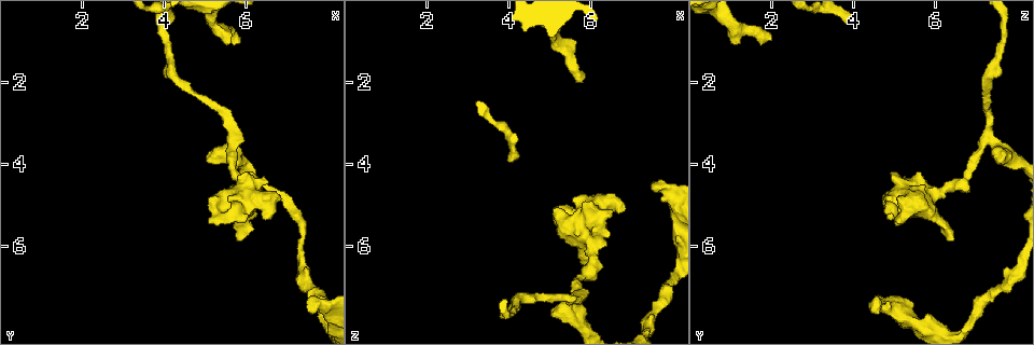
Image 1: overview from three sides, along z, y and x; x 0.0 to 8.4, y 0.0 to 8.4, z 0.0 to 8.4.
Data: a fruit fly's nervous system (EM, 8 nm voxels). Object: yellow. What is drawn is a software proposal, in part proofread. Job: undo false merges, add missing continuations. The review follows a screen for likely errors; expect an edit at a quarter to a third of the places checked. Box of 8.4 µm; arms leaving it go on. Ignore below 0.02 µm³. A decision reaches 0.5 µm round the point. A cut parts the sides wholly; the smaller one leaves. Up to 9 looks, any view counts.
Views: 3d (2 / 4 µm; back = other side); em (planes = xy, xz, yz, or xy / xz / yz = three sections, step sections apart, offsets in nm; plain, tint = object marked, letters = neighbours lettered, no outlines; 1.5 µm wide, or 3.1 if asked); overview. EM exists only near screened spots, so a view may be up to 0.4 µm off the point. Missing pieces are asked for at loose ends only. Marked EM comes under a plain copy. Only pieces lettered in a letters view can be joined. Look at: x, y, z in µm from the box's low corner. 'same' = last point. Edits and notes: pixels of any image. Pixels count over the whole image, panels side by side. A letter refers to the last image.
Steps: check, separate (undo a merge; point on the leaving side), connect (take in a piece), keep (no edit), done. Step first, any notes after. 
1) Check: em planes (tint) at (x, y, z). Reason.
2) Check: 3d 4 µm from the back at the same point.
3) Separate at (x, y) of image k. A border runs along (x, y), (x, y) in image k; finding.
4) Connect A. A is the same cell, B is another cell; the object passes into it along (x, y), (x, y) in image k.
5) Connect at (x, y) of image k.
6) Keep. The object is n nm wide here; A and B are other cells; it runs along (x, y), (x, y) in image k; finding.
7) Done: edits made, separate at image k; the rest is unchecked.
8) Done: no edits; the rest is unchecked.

Check: 3d 4 µm at (5.95, 4.20, 4.95). Stops while still wide.

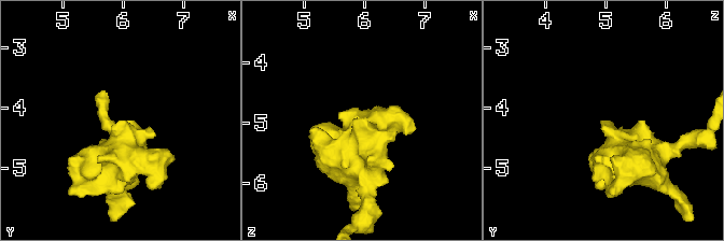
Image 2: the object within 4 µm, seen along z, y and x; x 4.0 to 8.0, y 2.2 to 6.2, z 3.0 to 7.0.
Check: em xz step 4 (tint) at (5.95, 4.20, 4.95). Need the tissue.

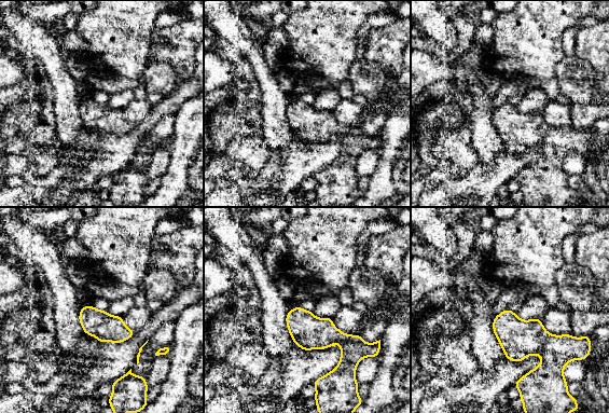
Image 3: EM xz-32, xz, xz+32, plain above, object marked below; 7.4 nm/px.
Check: em xz step 4 (letters) at the same point. See the neighbours.

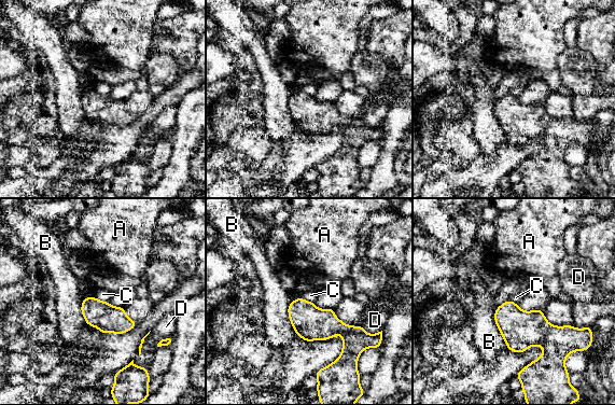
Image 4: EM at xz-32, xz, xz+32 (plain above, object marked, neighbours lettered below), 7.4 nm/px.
Keep. The longest contact is with B, 260 nm; A, B, C and D are other cells; a border runs along (92, 295), (109, 302) in image 4; no lettered piece goes on from it.

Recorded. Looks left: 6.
Check: 3d 2 µm from the back at (5.80, 5.85, 6.45).

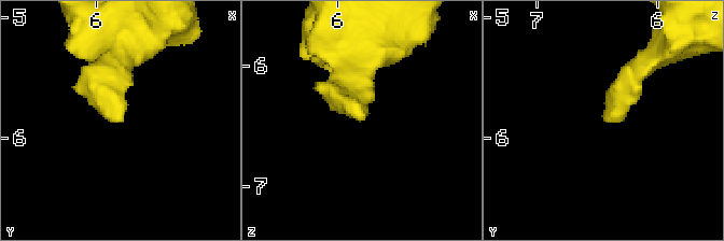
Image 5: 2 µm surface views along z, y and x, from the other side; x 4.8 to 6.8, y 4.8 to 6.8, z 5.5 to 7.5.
Check: em planes (letters) at (5.80, 5.82, 6.42).

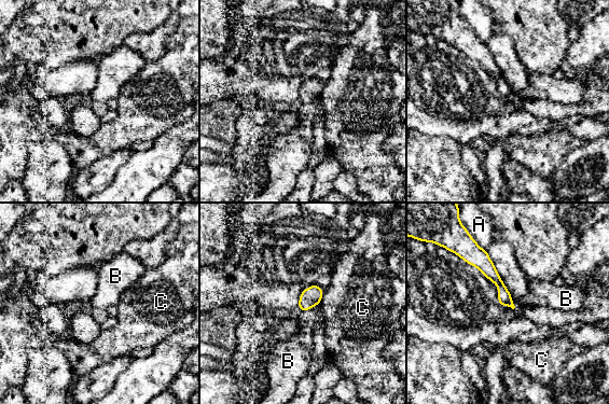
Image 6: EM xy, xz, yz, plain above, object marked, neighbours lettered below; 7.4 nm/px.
Keep. A, B and C are other cells; no lettered piece goes on from it.

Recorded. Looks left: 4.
Check: 3d 2 µm from the back at (5.70, 3.35, 7.20). Four arms meet.

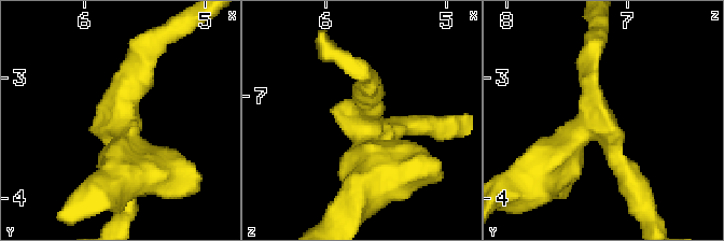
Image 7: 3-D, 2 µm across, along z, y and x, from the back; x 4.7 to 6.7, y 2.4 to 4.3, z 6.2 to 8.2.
Check: em yz step 4 (tint) at (5.68, 3.40, 7.20). 4 arms meet here.

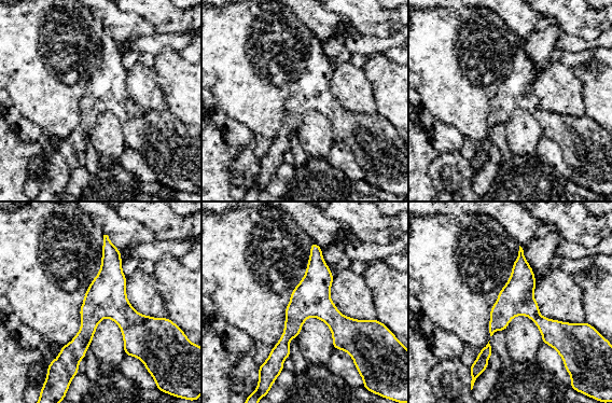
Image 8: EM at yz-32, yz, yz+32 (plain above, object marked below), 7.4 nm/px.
Check: em planes (letters) at the same point. Cut it another way.

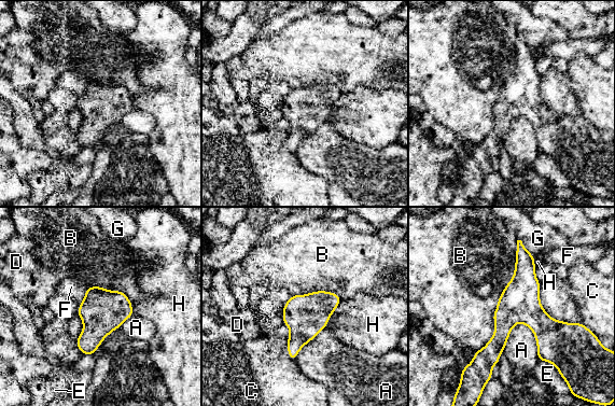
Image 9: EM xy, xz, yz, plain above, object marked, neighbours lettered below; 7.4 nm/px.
Keep. A, B, C, D, E, F, G and H are other cells; a border runs along (516, 323), (532, 332), (539, 361) in image 9; one neuron here.

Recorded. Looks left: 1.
Done: no edits; the rest is unchecked.

